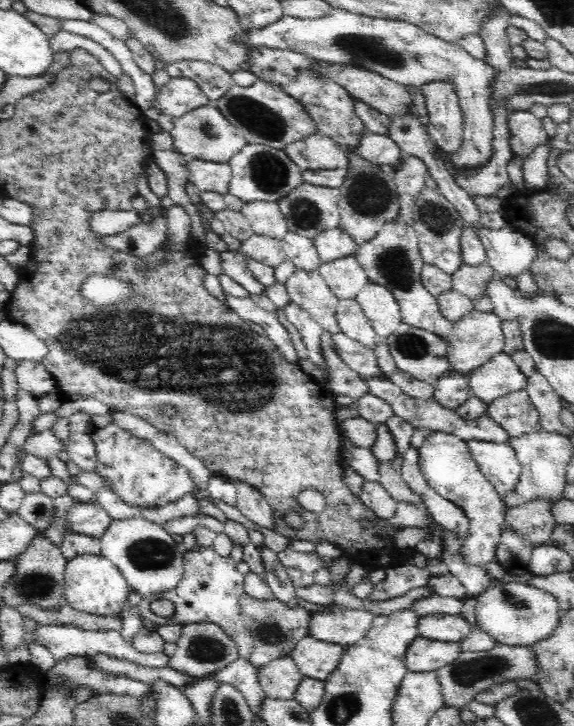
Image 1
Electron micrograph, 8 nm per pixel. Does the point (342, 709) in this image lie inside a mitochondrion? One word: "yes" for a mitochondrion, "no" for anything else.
yes

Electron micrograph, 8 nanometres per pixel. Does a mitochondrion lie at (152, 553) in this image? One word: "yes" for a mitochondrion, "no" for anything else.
yes

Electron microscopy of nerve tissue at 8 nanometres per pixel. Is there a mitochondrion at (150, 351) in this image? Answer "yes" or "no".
yes

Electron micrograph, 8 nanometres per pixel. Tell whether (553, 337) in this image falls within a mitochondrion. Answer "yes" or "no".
yes

